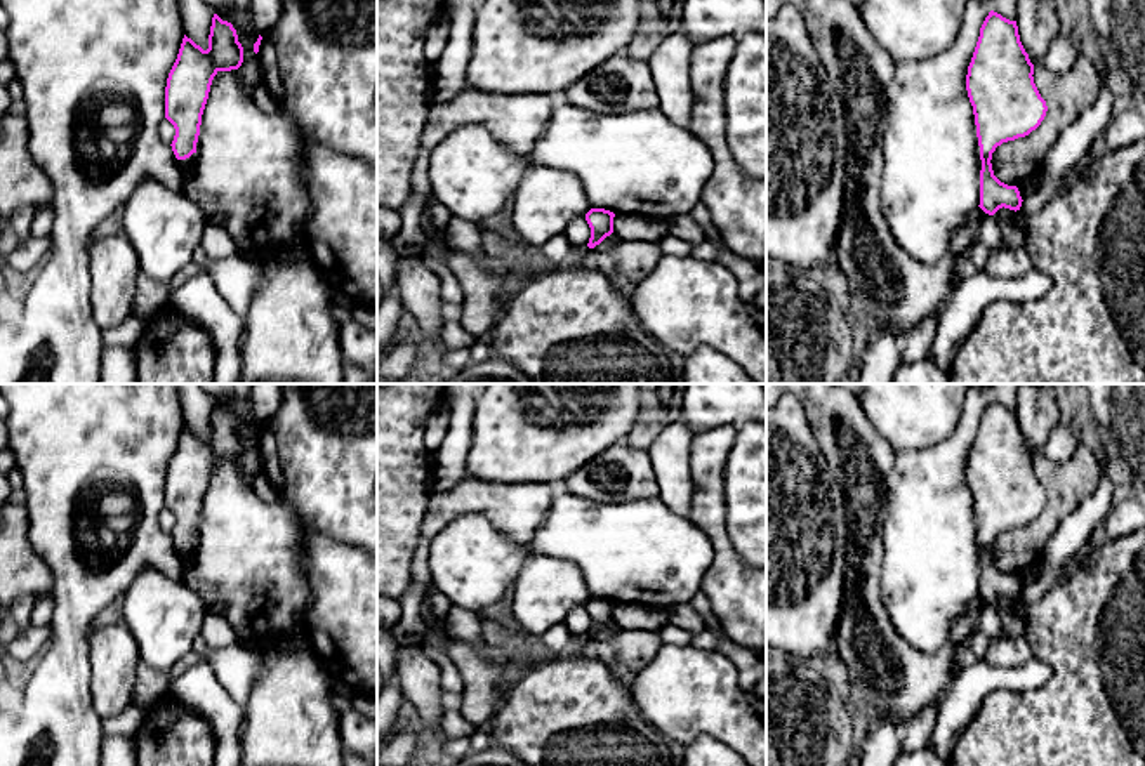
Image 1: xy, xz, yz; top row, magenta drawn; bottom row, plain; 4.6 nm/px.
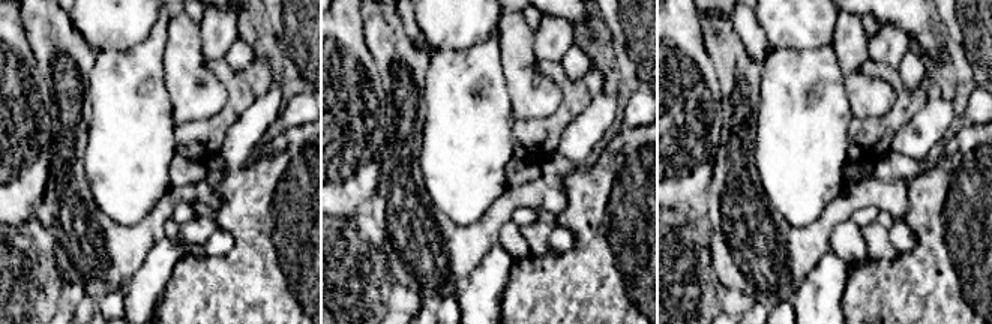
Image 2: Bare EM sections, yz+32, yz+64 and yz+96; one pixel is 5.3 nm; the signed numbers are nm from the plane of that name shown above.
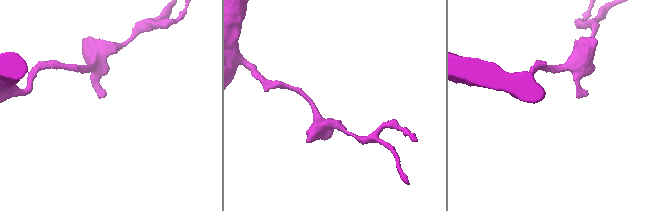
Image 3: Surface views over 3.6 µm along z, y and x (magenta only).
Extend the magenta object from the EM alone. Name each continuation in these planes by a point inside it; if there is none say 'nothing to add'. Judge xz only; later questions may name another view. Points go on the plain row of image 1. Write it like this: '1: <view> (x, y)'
nothing to add

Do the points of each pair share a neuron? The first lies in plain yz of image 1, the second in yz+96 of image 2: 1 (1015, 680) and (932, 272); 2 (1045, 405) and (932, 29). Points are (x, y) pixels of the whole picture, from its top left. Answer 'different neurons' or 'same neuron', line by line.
1: different neurons
2: different neurons

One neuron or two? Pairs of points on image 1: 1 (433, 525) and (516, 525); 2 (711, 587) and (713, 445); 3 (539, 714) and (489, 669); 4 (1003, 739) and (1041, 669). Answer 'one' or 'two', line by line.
1: one
2: one
3: two
4: two

